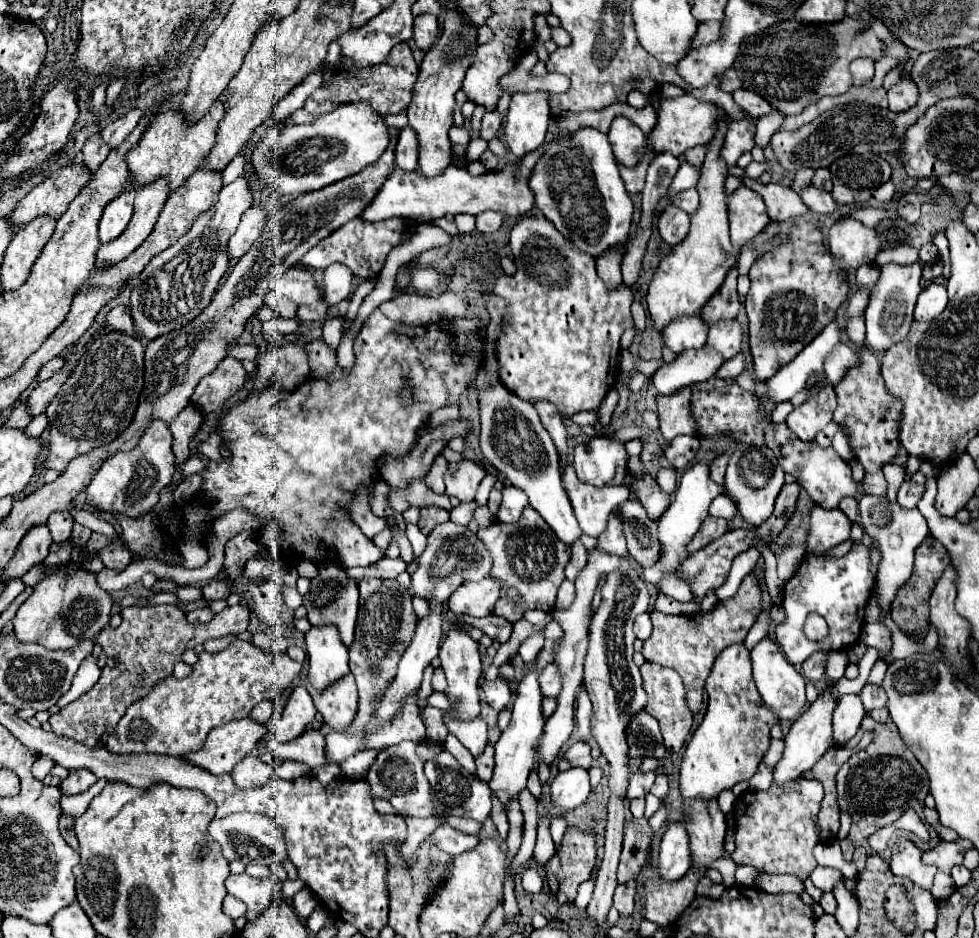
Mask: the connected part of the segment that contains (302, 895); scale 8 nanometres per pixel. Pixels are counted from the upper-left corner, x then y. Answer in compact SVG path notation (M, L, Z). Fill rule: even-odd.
M308 887L300 889L300 891L292 897L292 907L294 907L294 911L298 913L298 917L302 917L302 919L306 919L306 917L314 911L316 905L318 905L318 899L314 897L314 893L310 893Z

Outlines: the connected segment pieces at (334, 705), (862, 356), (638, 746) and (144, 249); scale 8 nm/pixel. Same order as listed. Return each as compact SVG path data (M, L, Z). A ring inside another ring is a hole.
M350 673L346 677L342 677L342 681L334 681L334 685L330 685L330 689L322 689L322 693L318 693L318 689L314 689L310 685L310 681L306 681L304 687L312 695L312 701L314 701L316 709L322 713L324 721L334 731L344 731L356 717L358 691L356 691L354 677Z
M862 347L858 351L860 365L852 367L844 379L834 387L838 395L838 407L834 411L834 423L842 425L850 437L850 447L854 457L864 467L864 493L866 495L886 495L886 479L882 465L890 463L898 455L898 417L902 417L902 401L886 393L886 383L880 373L878 355Z
M644 711L634 715L628 727L628 747L630 747L630 757L634 759L644 759L644 757L664 759L666 747L662 743L658 721L646 715Z
M196 169L196 171L182 183L182 189L176 189L174 193L170 193L170 197L168 197L168 201L166 201L166 205L164 205L164 209L162 209L162 213L160 213L160 219L158 219L154 231L150 233L150 237L148 237L128 259L124 259L124 261L120 261L118 265L114 265L114 267L110 269L110 273L106 273L106 271L104 271L104 273L92 273L90 279L86 281L86 285L90 285L90 287L94 287L94 285L118 287L118 285L134 279L134 277L150 263L150 259L152 259L154 255L158 255L158 253L162 253L164 249L168 249L170 245L174 245L184 233L190 231L190 225L194 223L194 219L196 219L200 213L208 211L208 209L218 201L220 189L222 189L222 173L206 173L204 169Z

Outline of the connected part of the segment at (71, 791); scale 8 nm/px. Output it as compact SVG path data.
M76 769L70 771L70 775L60 783L60 789L68 795L76 795L86 791L90 785L94 785L98 779L94 777L94 773L90 773L88 769Z

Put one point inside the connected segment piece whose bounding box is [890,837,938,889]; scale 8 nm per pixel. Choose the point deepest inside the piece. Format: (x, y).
(906, 861)

